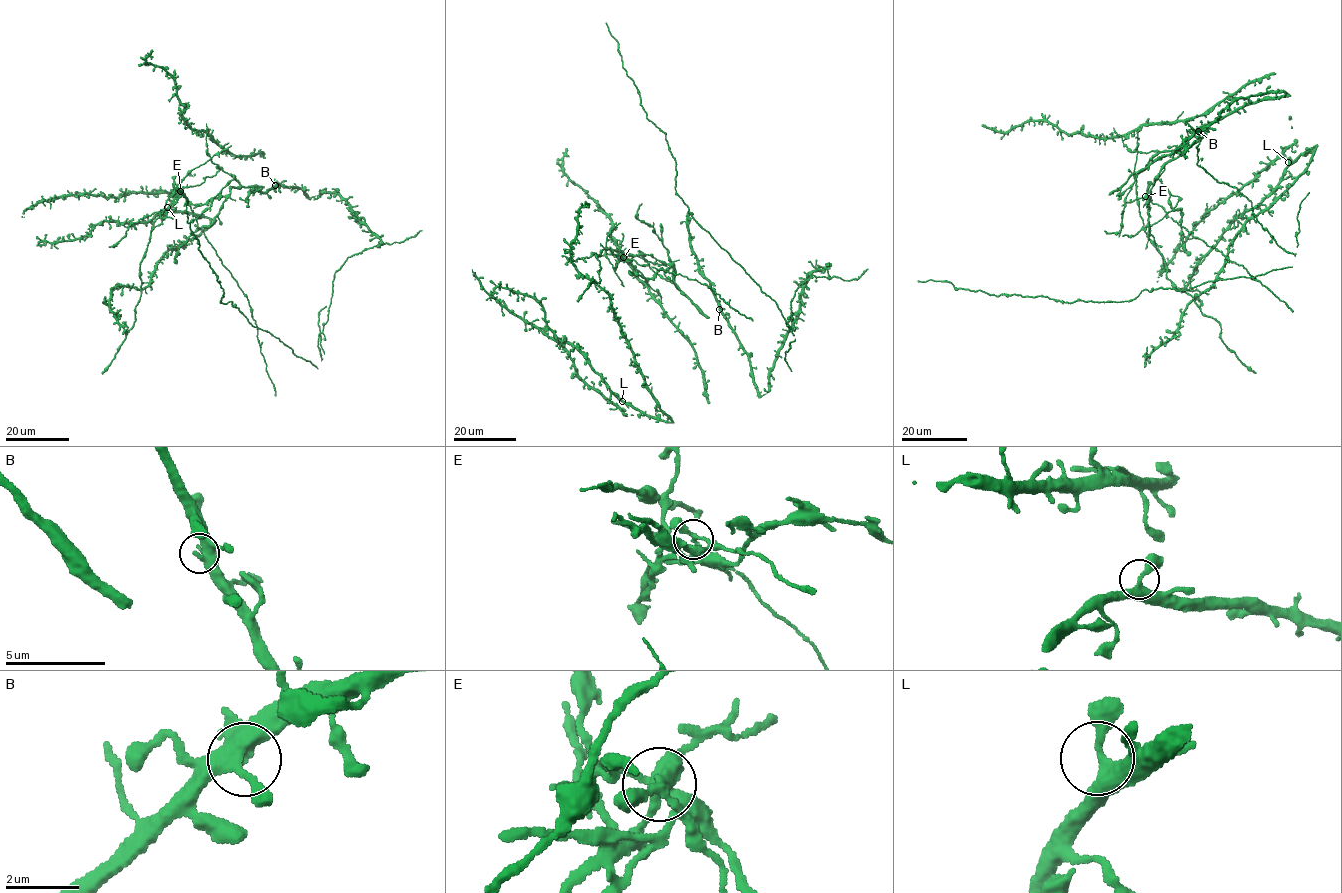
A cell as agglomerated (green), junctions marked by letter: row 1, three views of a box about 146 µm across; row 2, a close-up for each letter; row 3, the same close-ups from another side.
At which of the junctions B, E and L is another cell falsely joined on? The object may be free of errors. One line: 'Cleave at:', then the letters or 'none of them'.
Cleave at: E

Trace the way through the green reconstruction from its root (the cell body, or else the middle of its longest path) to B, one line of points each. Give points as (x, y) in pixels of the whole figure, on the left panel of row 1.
B: (303, 188), (280, 183), (275, 185)

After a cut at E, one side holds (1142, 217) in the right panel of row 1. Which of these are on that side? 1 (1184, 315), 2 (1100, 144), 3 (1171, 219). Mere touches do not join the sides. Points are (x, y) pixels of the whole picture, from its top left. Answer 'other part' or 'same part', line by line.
1: other part
2: other part
3: other part

